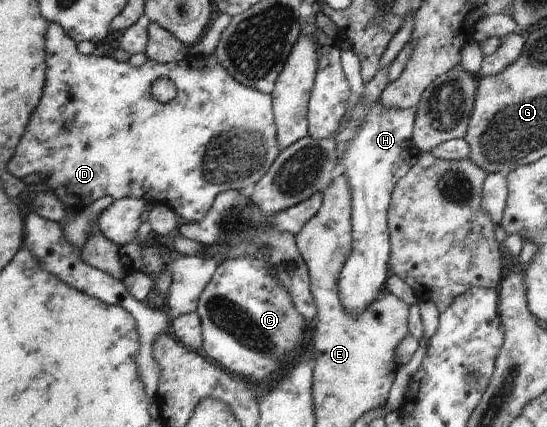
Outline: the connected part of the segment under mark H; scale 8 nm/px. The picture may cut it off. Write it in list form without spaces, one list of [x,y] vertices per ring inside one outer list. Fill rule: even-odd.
[[[379,100],[368,107],[358,133],[346,145],[342,155],[341,172],[346,177],[352,195],[352,251],[342,268],[337,284],[342,307],[358,317],[384,292],[389,276],[391,243],[387,226],[388,207],[397,181],[400,181],[423,154],[412,141],[416,107],[386,109]]]

